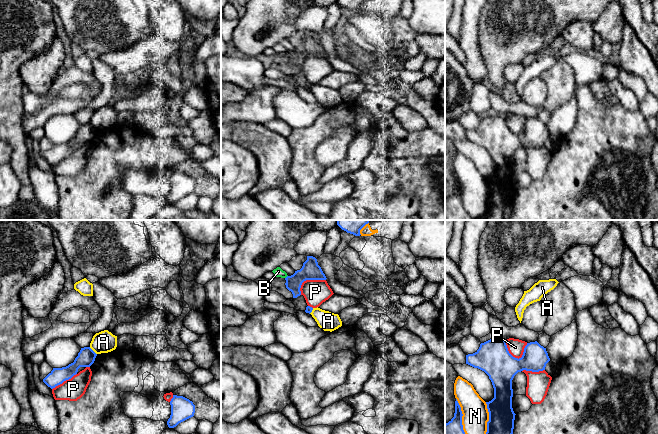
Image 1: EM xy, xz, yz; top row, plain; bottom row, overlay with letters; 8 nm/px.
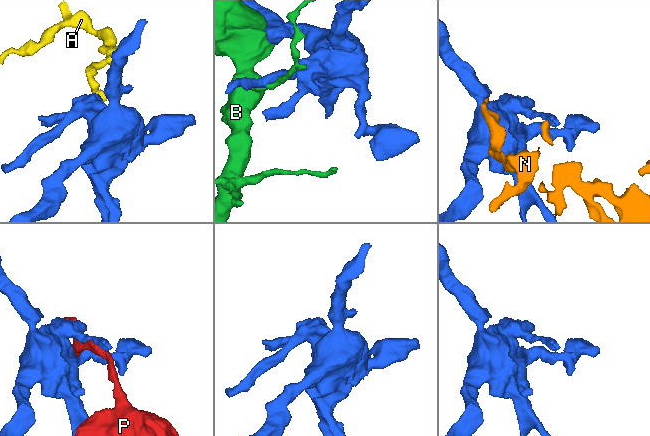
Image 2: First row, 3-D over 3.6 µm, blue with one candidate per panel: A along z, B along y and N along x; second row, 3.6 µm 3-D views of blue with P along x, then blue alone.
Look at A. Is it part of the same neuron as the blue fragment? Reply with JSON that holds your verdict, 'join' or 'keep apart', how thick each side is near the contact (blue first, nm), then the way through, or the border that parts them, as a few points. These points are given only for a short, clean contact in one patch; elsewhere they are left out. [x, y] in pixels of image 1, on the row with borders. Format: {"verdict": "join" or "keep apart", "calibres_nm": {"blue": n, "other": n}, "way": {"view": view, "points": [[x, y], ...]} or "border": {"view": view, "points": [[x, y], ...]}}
{"verdict": "keep apart", "calibres_nm": {"blue": 140, "other": 180}, "border": {"view": "xy", "points": [[89, 347], [96, 354]]}}

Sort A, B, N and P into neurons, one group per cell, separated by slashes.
A / B / N / P

